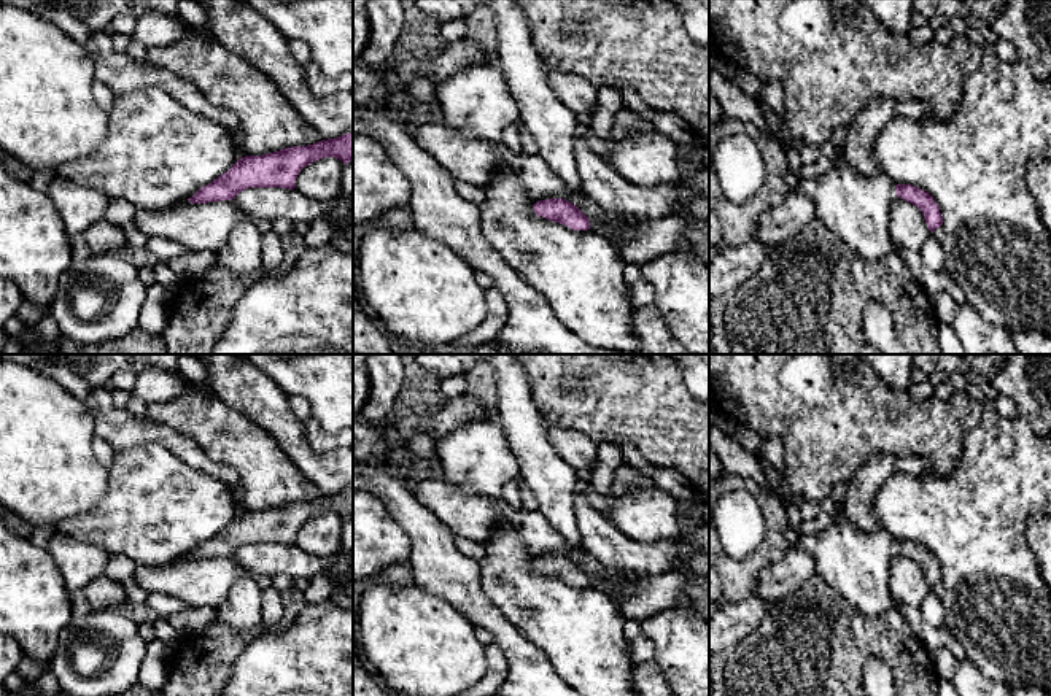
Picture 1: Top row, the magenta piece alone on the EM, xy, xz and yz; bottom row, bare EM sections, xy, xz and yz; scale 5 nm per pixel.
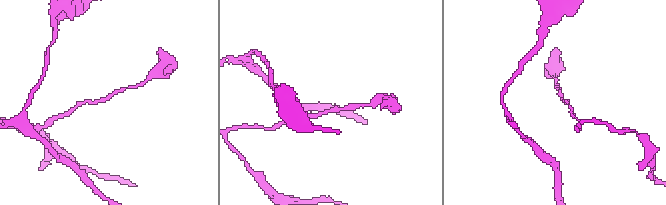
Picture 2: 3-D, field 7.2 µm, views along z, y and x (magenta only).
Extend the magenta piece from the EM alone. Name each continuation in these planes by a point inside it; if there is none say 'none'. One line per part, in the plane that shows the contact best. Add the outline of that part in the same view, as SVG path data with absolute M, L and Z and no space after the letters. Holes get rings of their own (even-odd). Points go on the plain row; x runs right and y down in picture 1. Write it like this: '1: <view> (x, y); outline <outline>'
none

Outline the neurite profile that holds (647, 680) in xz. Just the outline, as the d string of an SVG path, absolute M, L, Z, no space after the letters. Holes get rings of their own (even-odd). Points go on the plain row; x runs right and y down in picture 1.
M644 661L636 666L631 685L636 696L676 696L653 661Z

